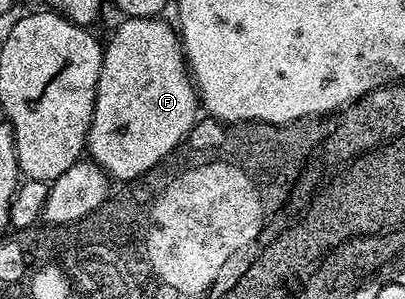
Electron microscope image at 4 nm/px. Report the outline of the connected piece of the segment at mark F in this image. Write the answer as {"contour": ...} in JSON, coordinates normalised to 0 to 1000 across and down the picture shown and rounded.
{"contour":[[[323,54],[301,64],[301,80],[279,107],[269,147],[257,151],[249,181],[249,244],[244,247],[244,274],[240,278],[240,311],[235,314],[235,368],[225,395],[225,421],[220,425],[220,462],[215,472],[215,522],[230,545],[240,548],[257,569],[259,585],[289,609],[311,609],[341,602],[356,575],[368,562],[383,559],[407,522],[420,522],[432,498],[444,488],[449,468],[464,452],[479,415],[491,398],[491,324],[477,261],[467,247],[467,231],[457,207],[457,164],[447,154],[447,127],[440,97],[425,77],[417,80],[407,60],[380,60],[375,54]]]}

